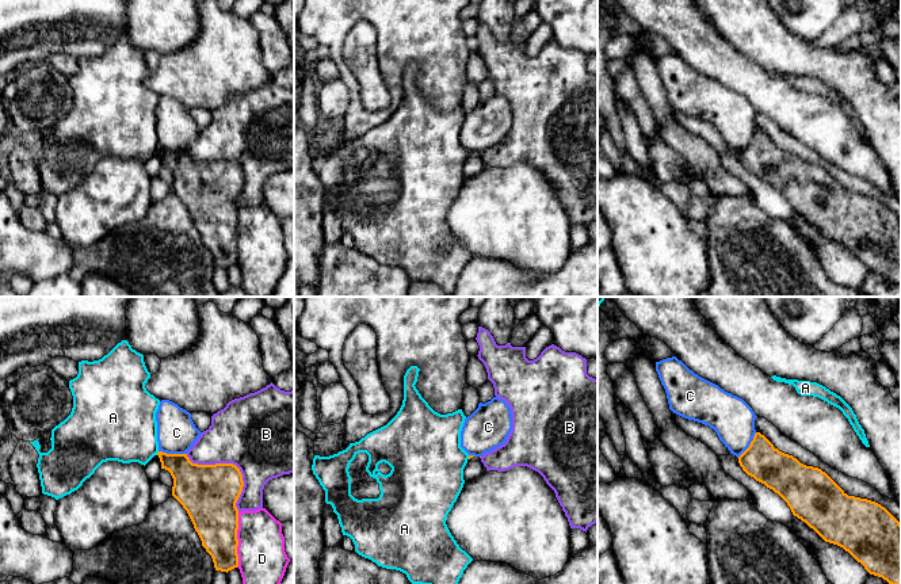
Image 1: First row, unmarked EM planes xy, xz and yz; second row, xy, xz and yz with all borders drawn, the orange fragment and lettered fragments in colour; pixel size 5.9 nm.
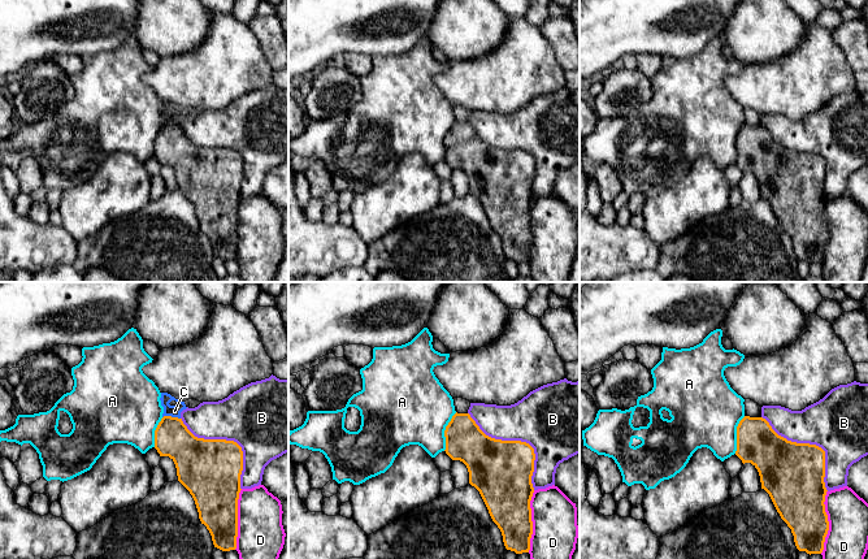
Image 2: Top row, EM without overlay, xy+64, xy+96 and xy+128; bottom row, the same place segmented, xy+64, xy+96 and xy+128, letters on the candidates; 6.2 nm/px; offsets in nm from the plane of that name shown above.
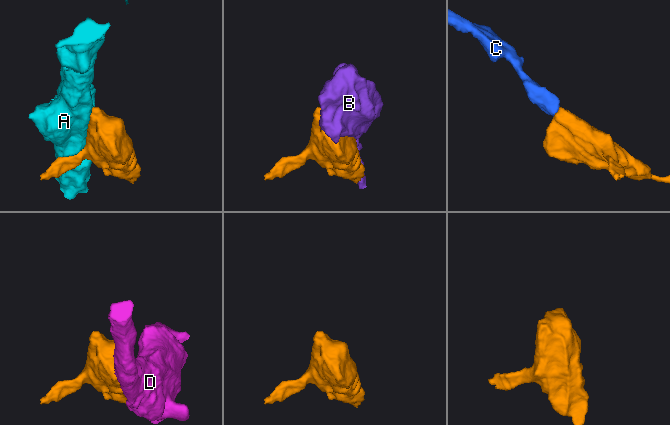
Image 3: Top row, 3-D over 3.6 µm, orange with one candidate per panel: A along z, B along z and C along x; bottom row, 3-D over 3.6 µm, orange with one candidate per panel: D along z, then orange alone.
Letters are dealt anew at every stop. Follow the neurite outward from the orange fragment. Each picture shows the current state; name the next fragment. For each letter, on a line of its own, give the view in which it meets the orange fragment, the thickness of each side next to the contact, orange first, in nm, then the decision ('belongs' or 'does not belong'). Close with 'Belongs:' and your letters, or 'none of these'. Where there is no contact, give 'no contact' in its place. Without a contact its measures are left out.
A: meets orange in xy; 200 nm thick on the orange side, 400 nm on the other; does not belong
B: meets orange in xy; 340 nm thick on the orange side, 480 nm on the other; does not belong
C: meets orange in xy; 280 nm thick on the orange side, 240 nm on the other; does not belong
D: meets orange in xy; 280 nm thick on the orange side, 280 nm on the other; does not belong
Belongs: none of these

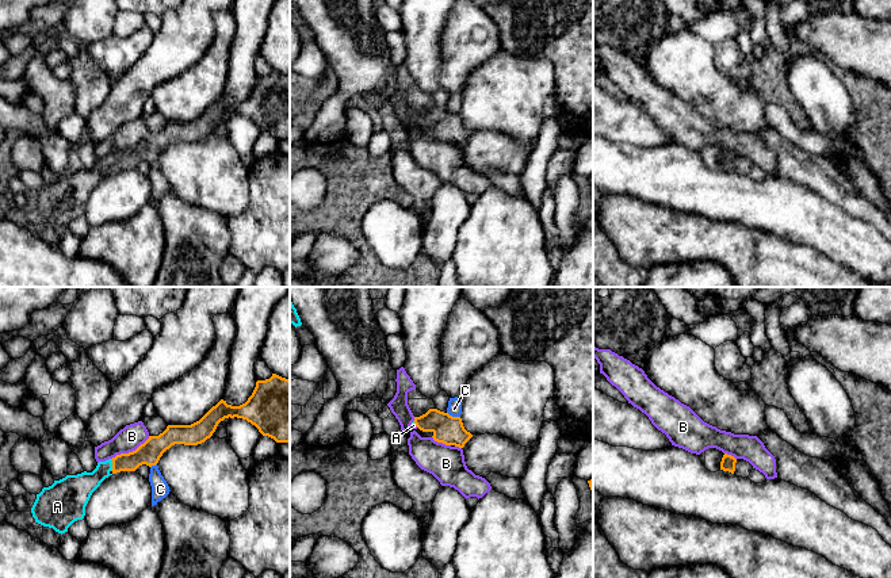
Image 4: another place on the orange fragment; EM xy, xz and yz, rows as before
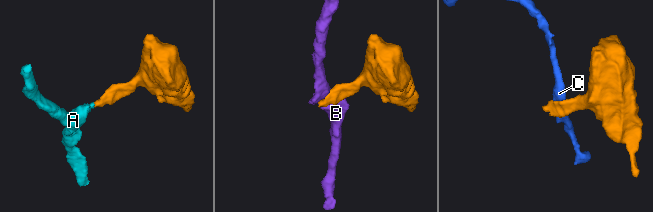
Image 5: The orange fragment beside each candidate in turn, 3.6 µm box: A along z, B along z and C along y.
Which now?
A: meets orange in xy; 140 nm thick on the orange side, 160 nm on the other; belongs
B: meets orange in xy; 140 nm thick on the orange side, 150 nm on the other; does not belong
C: meets orange in xz; 170 nm thick on the orange side, 90 nm on the other; does not belong
Belongs: A

